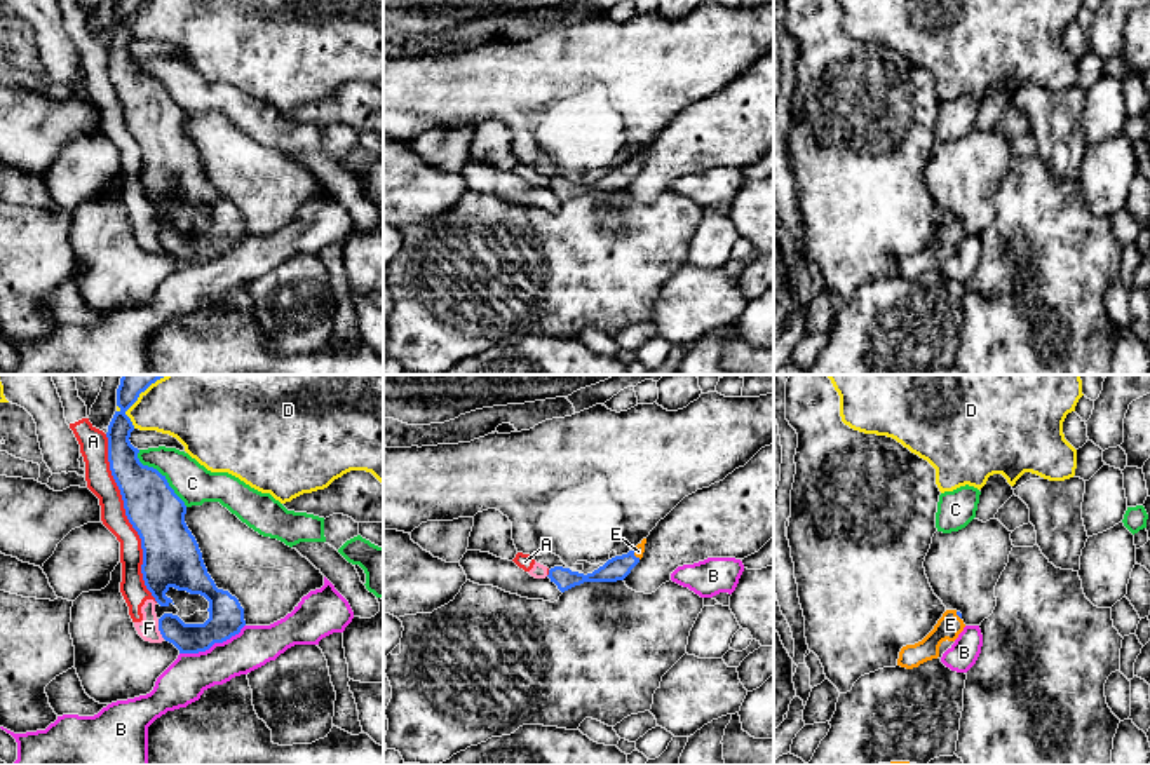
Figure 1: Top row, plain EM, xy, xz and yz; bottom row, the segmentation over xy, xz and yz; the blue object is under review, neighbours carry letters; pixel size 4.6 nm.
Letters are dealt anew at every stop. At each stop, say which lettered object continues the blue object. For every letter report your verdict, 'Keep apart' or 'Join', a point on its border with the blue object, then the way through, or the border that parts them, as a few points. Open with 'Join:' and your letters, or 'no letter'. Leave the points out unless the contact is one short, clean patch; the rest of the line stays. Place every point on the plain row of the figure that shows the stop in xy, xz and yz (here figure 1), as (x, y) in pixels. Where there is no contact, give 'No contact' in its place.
Join: E
A: Keep apart. Touches blue at xy (128, 128)
B: Keep apart. Touches blue at xy (213, 253). Boundary: xy (244, 234), (237, 243), (215, 251), (204, 260), (180, 264)
C: Keep apart. Touches blue at xy (161, 84). Boundary: xy (138, 60), (138, 68), (152, 75), (187, 115)
D: Keep apart. Touches blue at xy (129, 16)
E: Join. Touches blue at xz (633, 164). Path across: xz (617, 178), (633, 164), (638, 161)
F: Keep apart. Touches blue at xy (159, 239). Boundary: xy (157, 229), (157, 239), (164, 248)

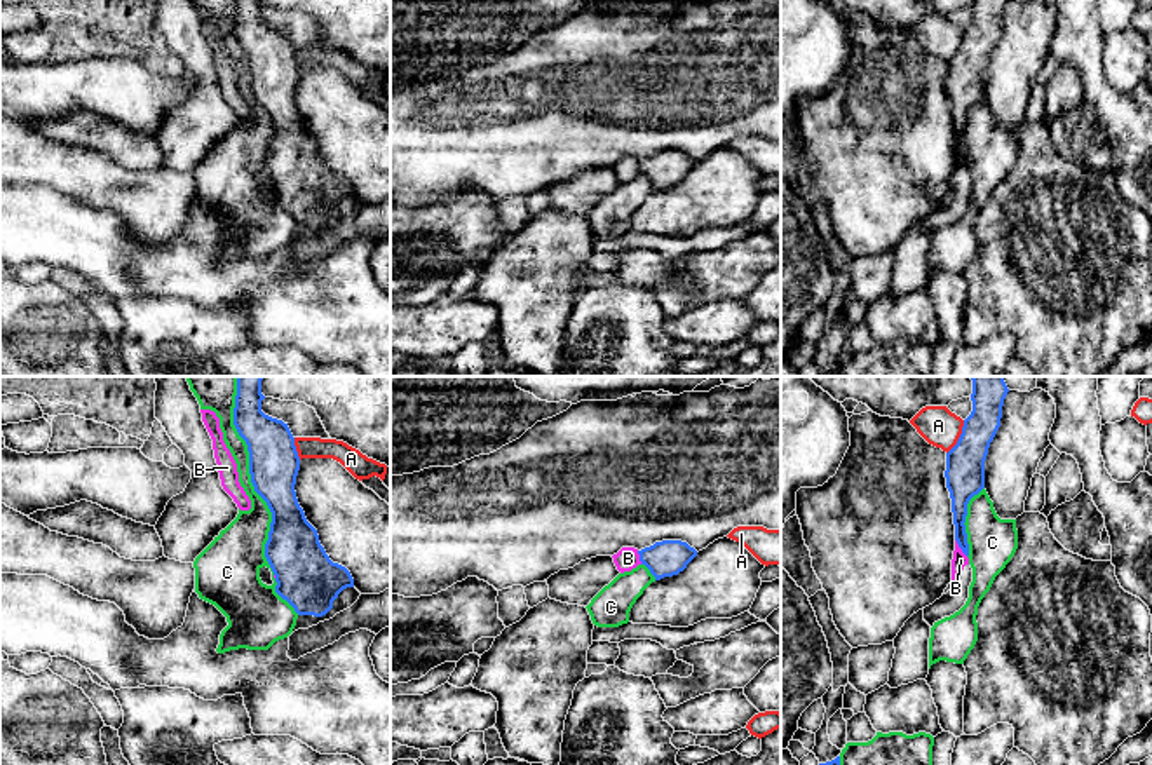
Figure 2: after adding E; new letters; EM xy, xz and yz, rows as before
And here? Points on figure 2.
Join: no letter
A: Keep apart. Touches blue at yz (959, 47). Boundary: yz (964, 30), (957, 53), (947, 63)
B: Keep apart. Touches blue at yz (959, 155)
C: Keep apart. Touches blue at xy (251, 91)

